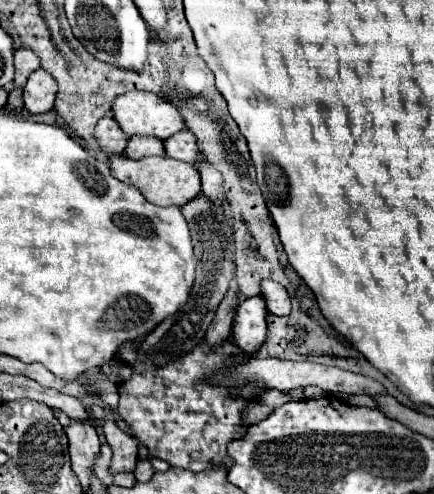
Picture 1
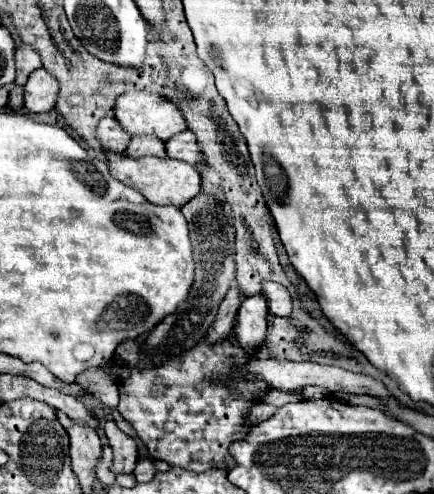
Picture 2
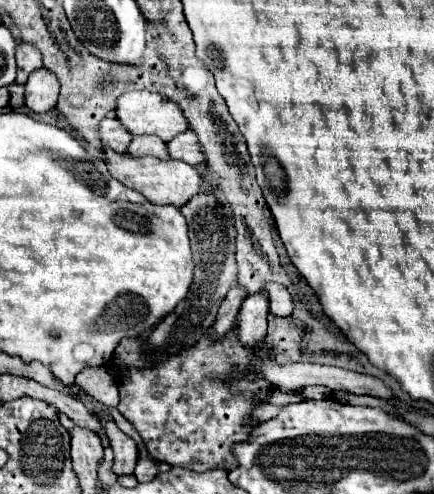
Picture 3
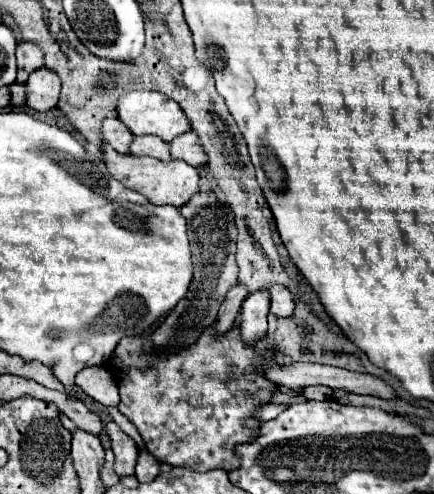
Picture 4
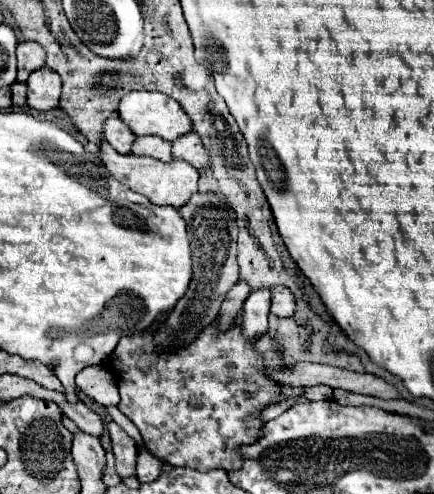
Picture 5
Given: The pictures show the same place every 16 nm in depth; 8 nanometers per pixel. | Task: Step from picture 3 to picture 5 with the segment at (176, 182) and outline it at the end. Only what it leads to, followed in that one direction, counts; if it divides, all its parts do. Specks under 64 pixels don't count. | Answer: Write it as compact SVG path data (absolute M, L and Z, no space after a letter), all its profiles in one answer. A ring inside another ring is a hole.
M102 142L100 150L102 150L100 160L106 164L108 172L116 180L120 180L124 186L128 186L130 190L146 196L152 204L158 204L158 206L168 204L168 206L180 208L182 204L186 204L190 200L192 194L198 192L200 172L184 160L162 162L162 160L156 160L156 158L142 158L142 156L134 156L134 154L118 154L108 142Z

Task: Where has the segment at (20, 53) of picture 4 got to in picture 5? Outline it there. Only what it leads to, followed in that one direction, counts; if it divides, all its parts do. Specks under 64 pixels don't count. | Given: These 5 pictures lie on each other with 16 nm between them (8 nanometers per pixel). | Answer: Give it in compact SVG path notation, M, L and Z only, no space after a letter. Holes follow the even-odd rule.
M20 42L16 48L18 56L18 82L26 82L30 72L44 66L44 50L36 42Z

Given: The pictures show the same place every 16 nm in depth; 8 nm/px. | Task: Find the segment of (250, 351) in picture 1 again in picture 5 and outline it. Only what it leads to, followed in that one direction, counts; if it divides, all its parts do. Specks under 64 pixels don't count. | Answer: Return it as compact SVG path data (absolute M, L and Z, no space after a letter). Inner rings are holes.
M260 288L252 292L242 306L242 334L246 340L258 340L268 330L268 312L270 312L270 290Z

